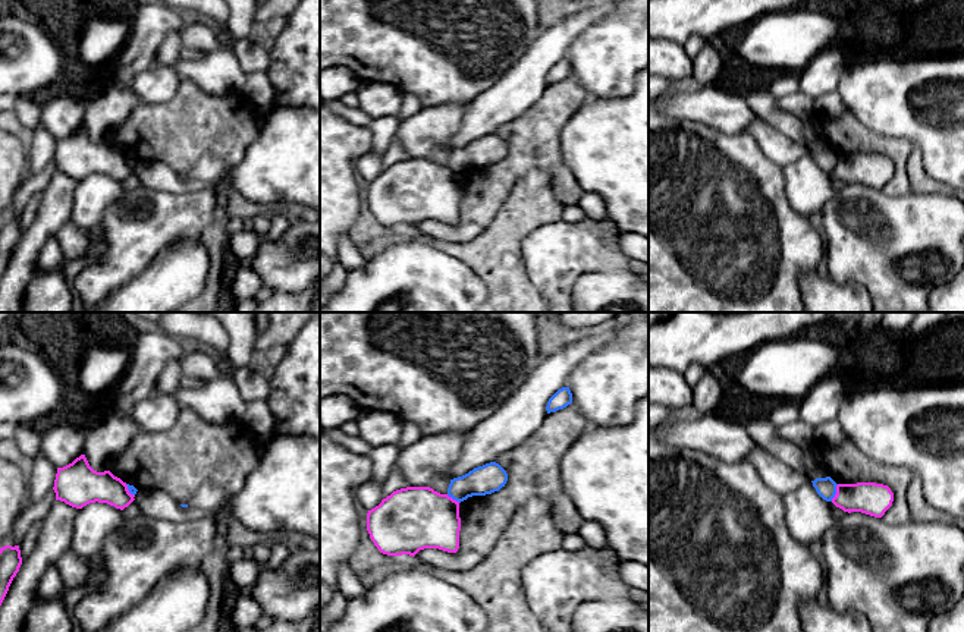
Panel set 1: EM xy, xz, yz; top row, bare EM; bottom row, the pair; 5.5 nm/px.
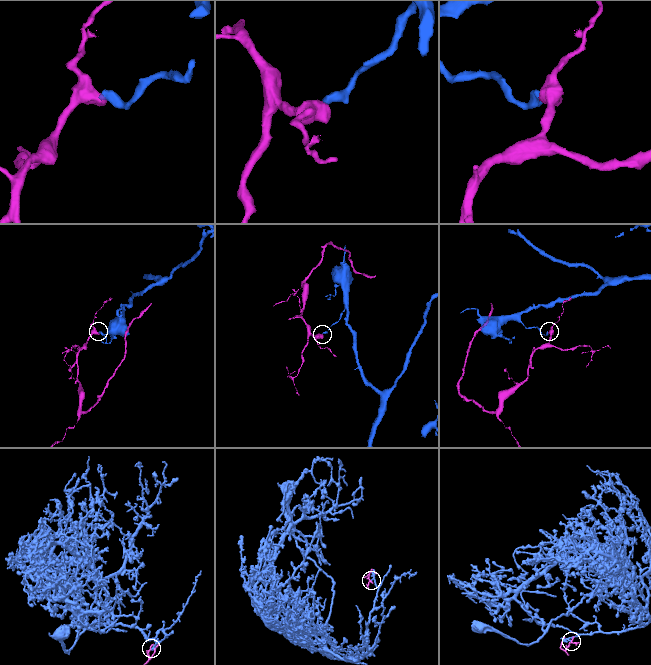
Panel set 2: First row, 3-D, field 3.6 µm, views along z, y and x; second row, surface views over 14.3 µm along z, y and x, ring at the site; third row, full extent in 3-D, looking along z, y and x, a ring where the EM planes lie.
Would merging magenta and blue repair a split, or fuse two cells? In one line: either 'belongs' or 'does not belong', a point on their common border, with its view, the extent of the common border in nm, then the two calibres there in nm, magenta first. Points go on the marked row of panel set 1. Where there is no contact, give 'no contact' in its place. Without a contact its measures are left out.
does not belong | yz (837, 493) | 100 nm | 180/110 nm

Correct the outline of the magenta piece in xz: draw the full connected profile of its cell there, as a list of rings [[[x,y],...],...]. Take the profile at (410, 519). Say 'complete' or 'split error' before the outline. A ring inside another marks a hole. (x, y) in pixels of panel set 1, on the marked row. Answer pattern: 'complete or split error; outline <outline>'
complete; outline [[[430,487],[393,491],[367,513],[367,531],[380,553],[415,556],[424,548],[456,553],[459,501]]]

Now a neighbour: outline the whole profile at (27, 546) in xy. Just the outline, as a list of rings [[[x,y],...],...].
[[[43,521],[32,523],[19,544],[22,562],[34,551],[40,532],[41,532]]]

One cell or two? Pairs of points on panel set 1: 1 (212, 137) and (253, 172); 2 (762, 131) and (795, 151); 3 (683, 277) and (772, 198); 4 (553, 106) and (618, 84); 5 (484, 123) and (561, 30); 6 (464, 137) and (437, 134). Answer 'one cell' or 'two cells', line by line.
1: two cells
2: one cell
3: one cell
4: two cells
5: one cell
6: two cells

